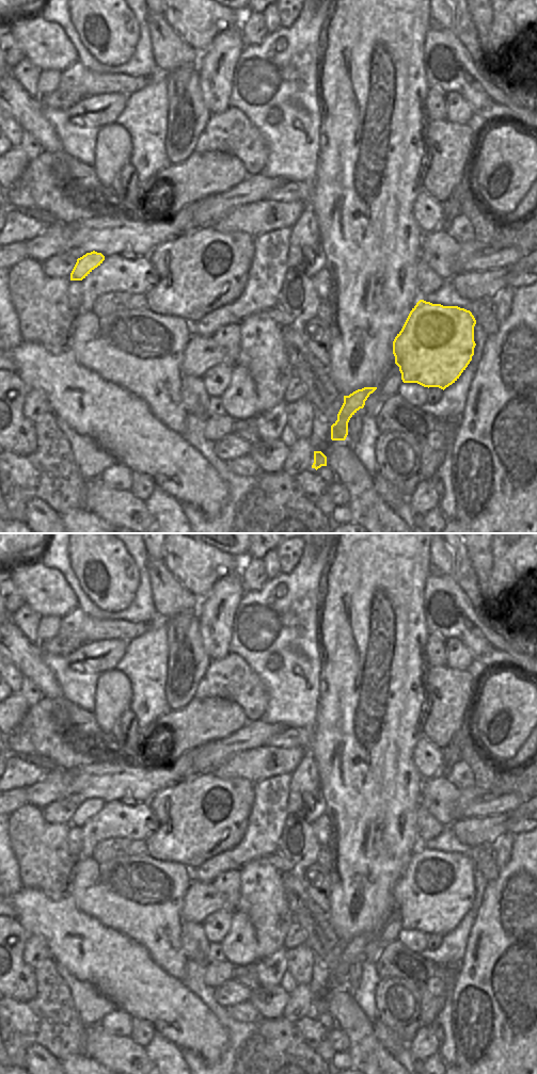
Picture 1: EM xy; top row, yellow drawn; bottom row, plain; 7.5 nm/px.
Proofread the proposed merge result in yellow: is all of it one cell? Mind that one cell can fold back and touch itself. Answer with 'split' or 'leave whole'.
leave whole

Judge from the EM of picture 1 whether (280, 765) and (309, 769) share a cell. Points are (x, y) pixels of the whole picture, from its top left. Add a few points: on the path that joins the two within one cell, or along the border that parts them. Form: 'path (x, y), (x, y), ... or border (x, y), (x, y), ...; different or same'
border (308, 752), (291, 773); different

